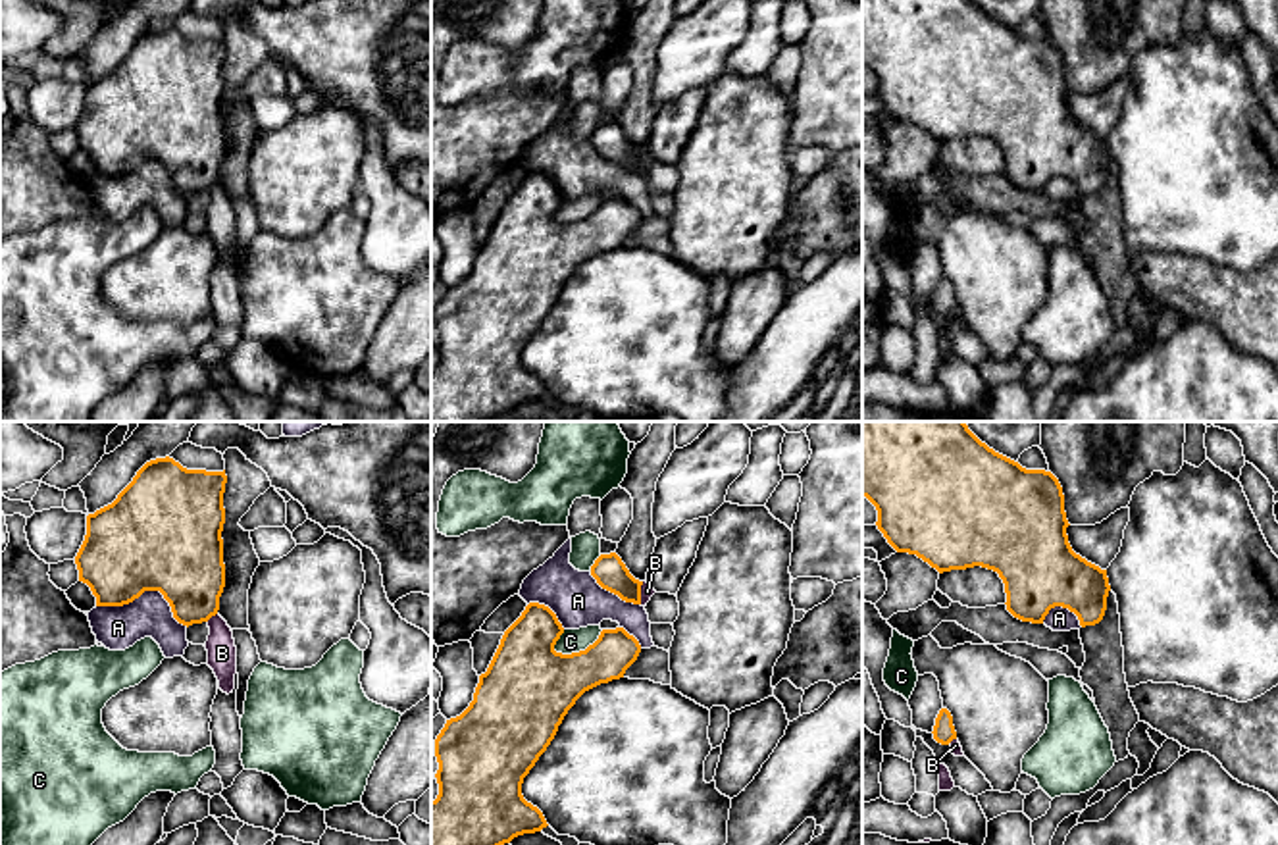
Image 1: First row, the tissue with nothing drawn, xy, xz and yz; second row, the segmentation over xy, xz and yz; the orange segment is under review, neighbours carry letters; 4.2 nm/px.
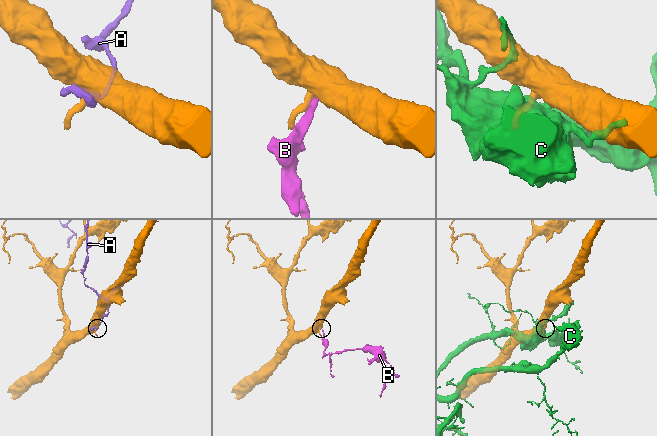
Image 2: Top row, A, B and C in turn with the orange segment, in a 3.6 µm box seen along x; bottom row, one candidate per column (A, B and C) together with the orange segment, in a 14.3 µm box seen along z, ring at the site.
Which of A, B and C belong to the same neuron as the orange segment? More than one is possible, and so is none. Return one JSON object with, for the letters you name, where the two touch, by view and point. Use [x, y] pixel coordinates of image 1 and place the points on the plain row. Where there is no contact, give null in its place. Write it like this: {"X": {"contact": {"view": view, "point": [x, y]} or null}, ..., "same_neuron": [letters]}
{"same_neuron": []}

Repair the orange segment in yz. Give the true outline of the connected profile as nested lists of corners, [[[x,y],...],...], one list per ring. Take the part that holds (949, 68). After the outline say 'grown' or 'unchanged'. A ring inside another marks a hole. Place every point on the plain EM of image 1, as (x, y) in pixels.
[[[862,0],[862,65],[876,75],[876,94],[897,121],[916,123],[939,142],[974,135],[997,141],[1014,187],[1043,192],[1051,177],[1062,175],[1078,185],[1082,196],[1103,189],[1111,160],[1107,139],[1072,119],[1059,48],[1045,38],[1022,37],[972,0]]]; unchanged

